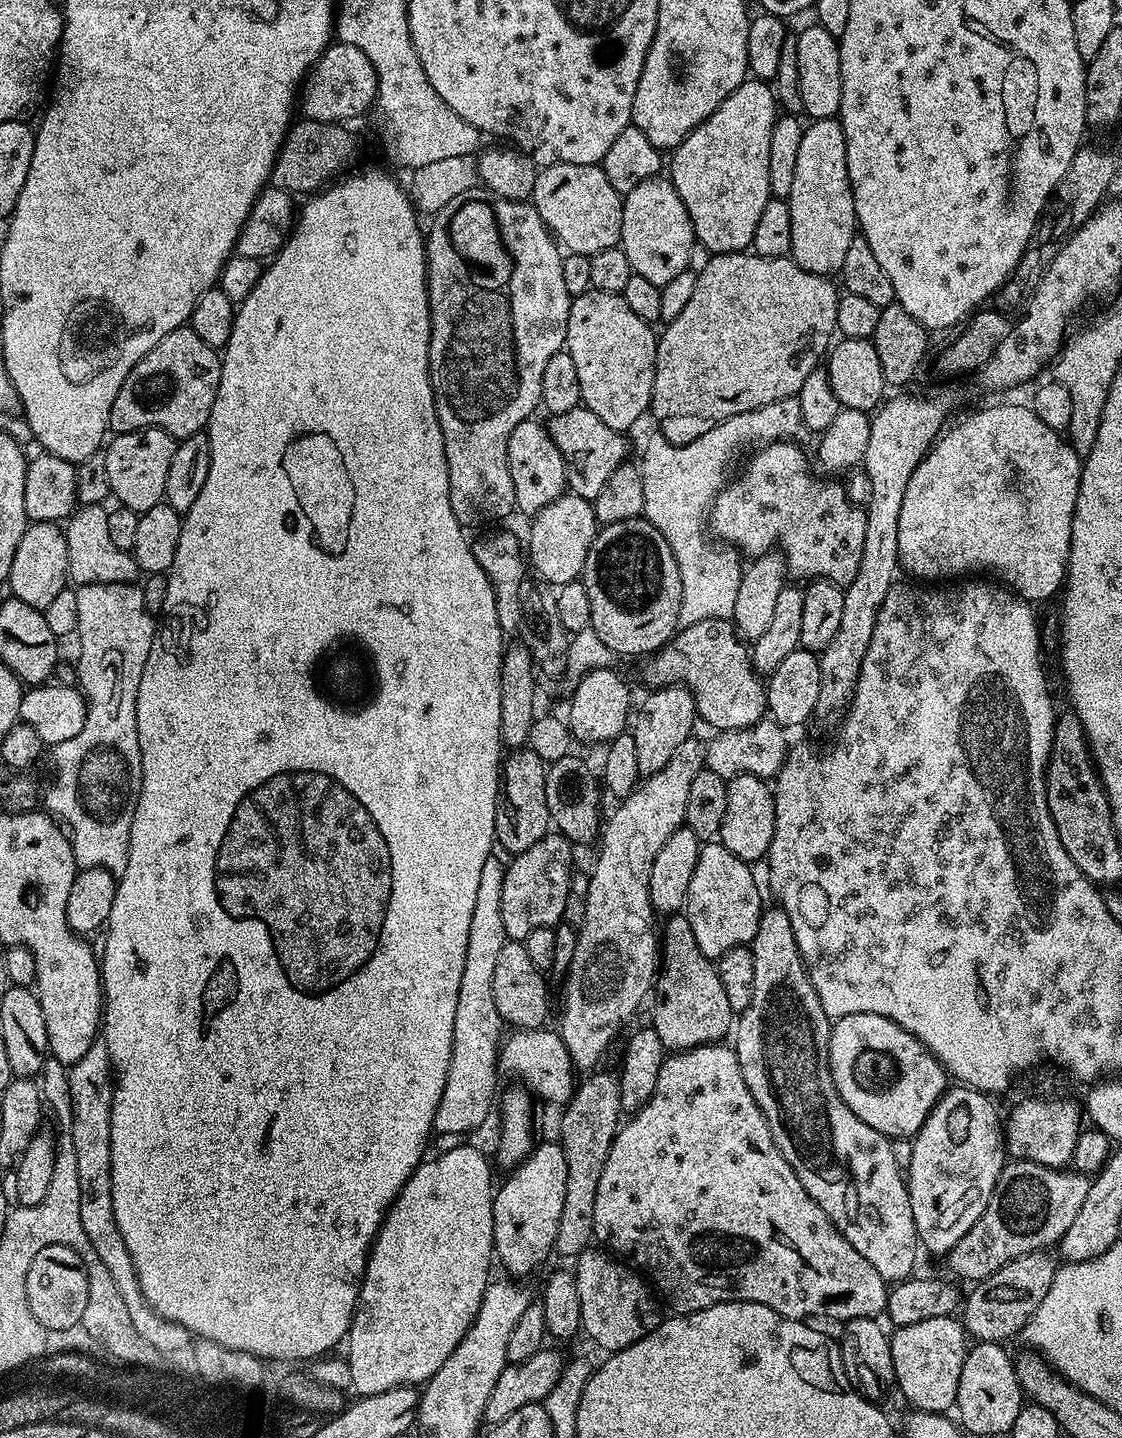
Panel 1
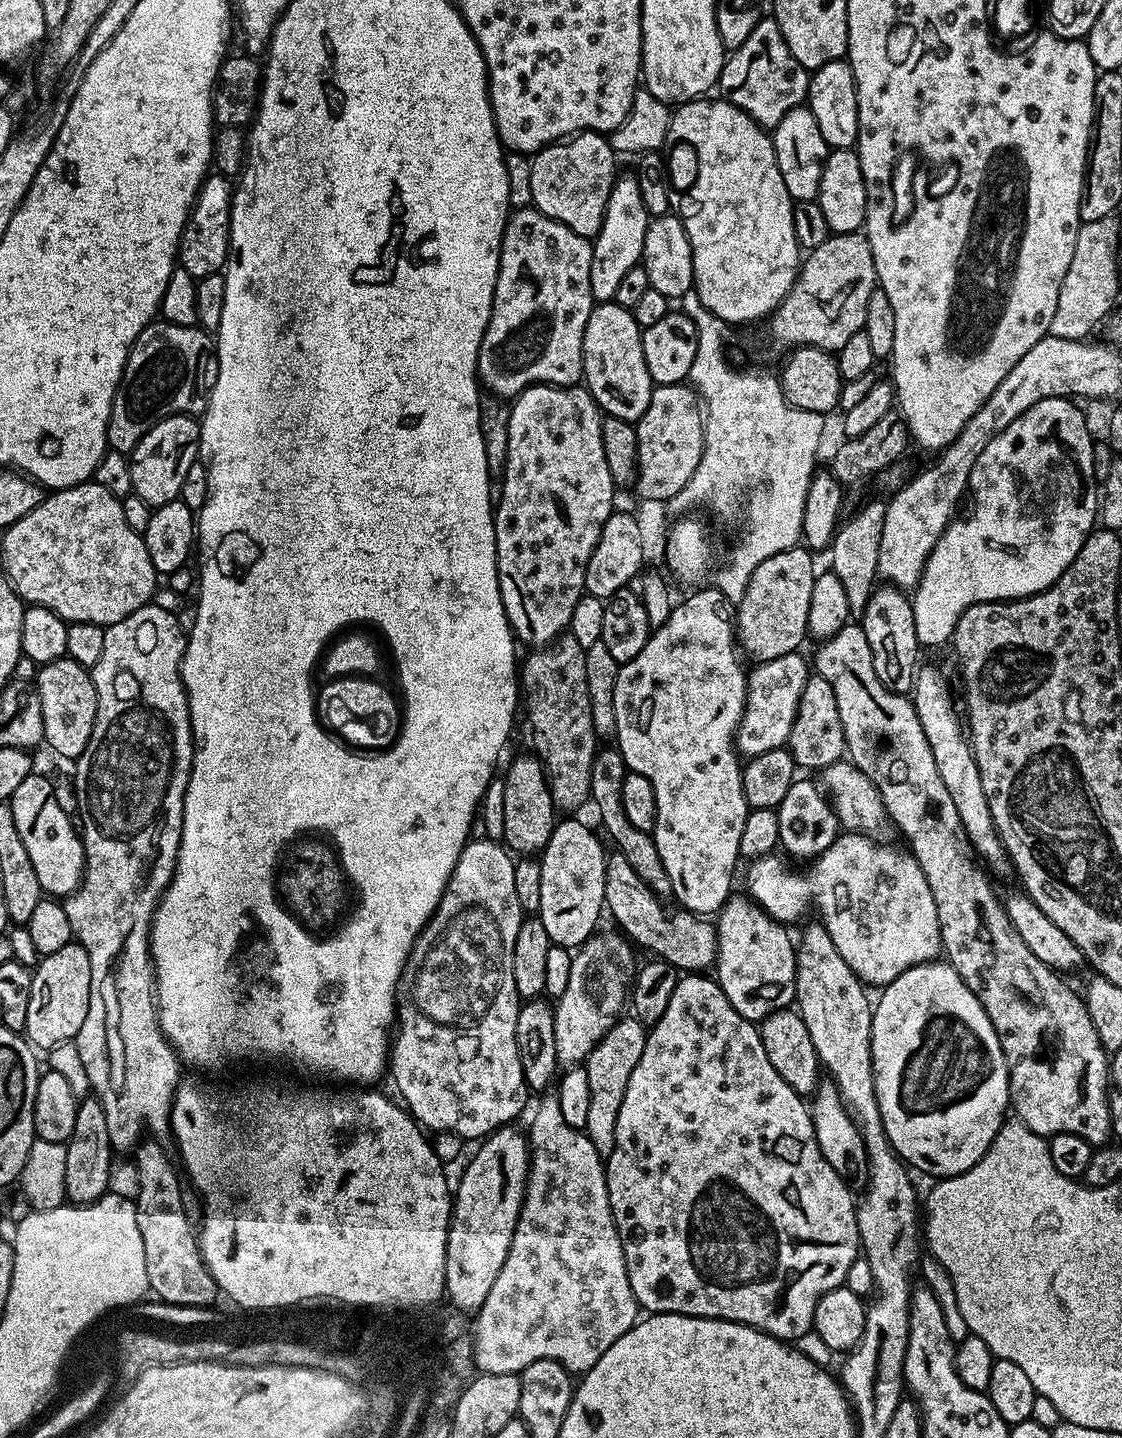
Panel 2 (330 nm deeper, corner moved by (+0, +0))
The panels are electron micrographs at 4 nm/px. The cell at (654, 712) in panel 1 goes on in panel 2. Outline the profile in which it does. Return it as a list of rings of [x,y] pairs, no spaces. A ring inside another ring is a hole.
[[[797,546],[766,558],[758,570],[750,574],[746,594],[734,608],[734,627],[743,655],[752,662],[782,658],[782,654],[797,651],[808,636],[810,598],[814,598],[814,582],[818,568],[812,565],[813,553]]]

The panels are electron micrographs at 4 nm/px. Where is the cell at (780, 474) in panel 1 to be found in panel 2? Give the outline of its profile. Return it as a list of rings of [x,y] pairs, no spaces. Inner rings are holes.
[[[895,586],[877,587],[868,600],[862,617],[862,627],[866,634],[866,642],[870,642],[870,654],[874,654],[874,670],[878,674],[878,679],[882,681],[882,686],[886,686],[891,692],[911,693],[912,680],[916,677],[918,667],[916,655],[922,652],[922,646],[914,634],[914,610],[911,599]]]

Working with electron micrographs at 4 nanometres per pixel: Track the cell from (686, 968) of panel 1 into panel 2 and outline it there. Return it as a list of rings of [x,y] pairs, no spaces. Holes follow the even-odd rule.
[[[615,746],[601,747],[596,753],[590,774],[591,803],[596,803],[600,820],[604,823],[609,838],[620,847],[619,859],[630,862],[634,874],[638,874],[638,878],[642,878],[642,882],[646,882],[653,892],[671,893],[670,878],[666,874],[666,866],[662,866],[662,858],[658,854],[658,846],[652,841],[652,834],[638,830],[638,826],[631,824],[630,818],[626,818],[626,810],[622,808],[622,782],[628,774],[628,767],[624,764],[624,755],[620,753],[620,749]]]

